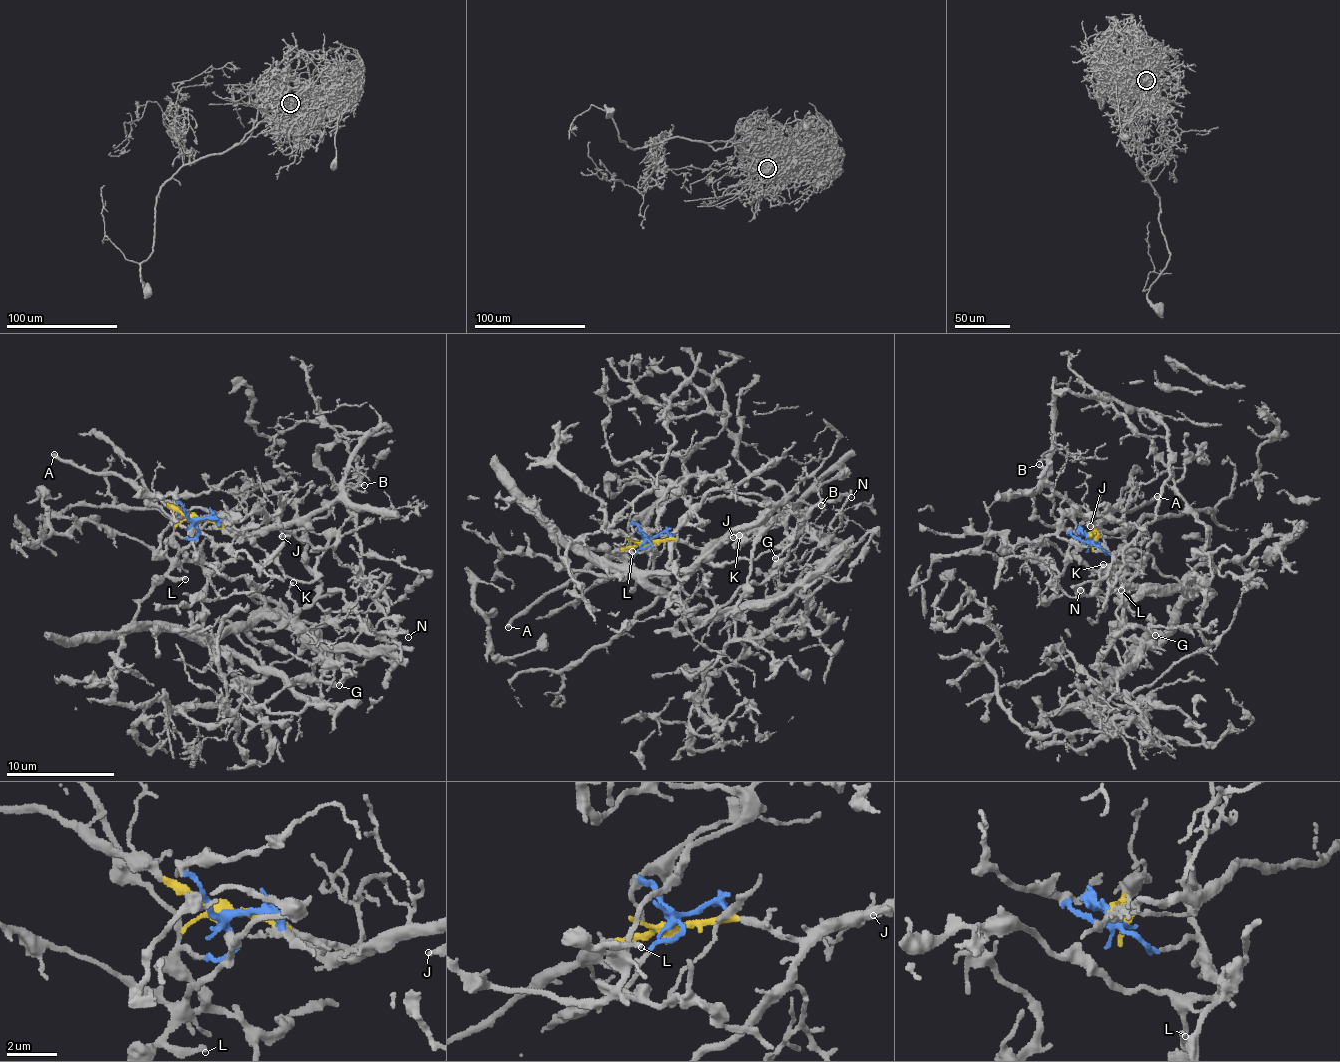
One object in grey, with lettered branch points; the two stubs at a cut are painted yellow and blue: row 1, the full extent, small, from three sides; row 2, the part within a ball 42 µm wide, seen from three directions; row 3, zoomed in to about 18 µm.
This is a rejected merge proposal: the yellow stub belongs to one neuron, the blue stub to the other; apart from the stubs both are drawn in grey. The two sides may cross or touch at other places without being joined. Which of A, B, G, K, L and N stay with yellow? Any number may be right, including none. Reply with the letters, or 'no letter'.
A, B

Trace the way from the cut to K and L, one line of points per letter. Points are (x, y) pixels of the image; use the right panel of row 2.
K: (1091, 540), (1136, 561), (1120, 583), (1128, 646), (1162, 631), (1133, 664), (1115, 647), (1122, 595), (1103, 564)
L: (1091, 540), (1105, 553), (1128, 551), (1136, 567), (1120, 583), (1122, 591)

